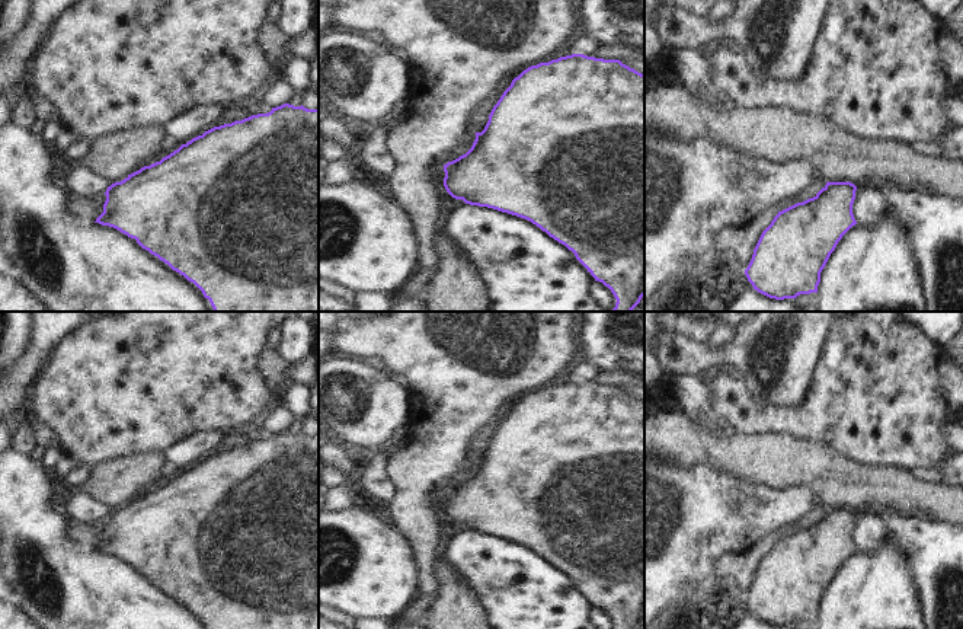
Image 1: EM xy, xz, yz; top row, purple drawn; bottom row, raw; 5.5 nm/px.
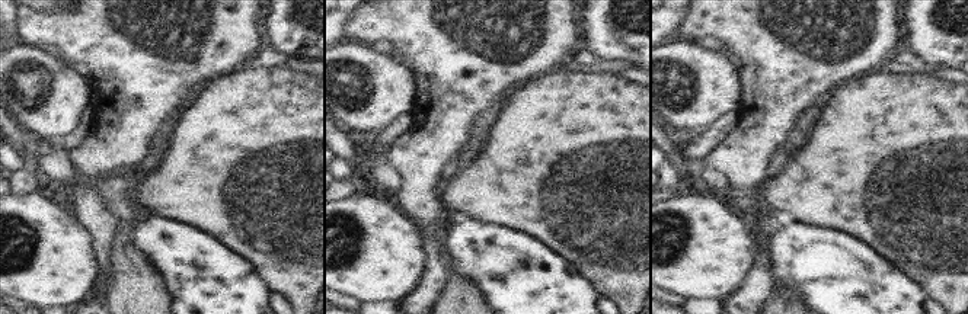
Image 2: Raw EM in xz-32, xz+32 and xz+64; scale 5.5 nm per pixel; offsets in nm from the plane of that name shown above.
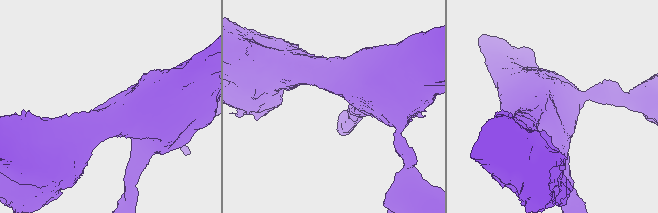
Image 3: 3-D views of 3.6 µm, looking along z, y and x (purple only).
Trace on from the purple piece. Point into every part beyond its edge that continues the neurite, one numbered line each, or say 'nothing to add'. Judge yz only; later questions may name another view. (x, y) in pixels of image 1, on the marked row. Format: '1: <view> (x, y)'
nothing to add

